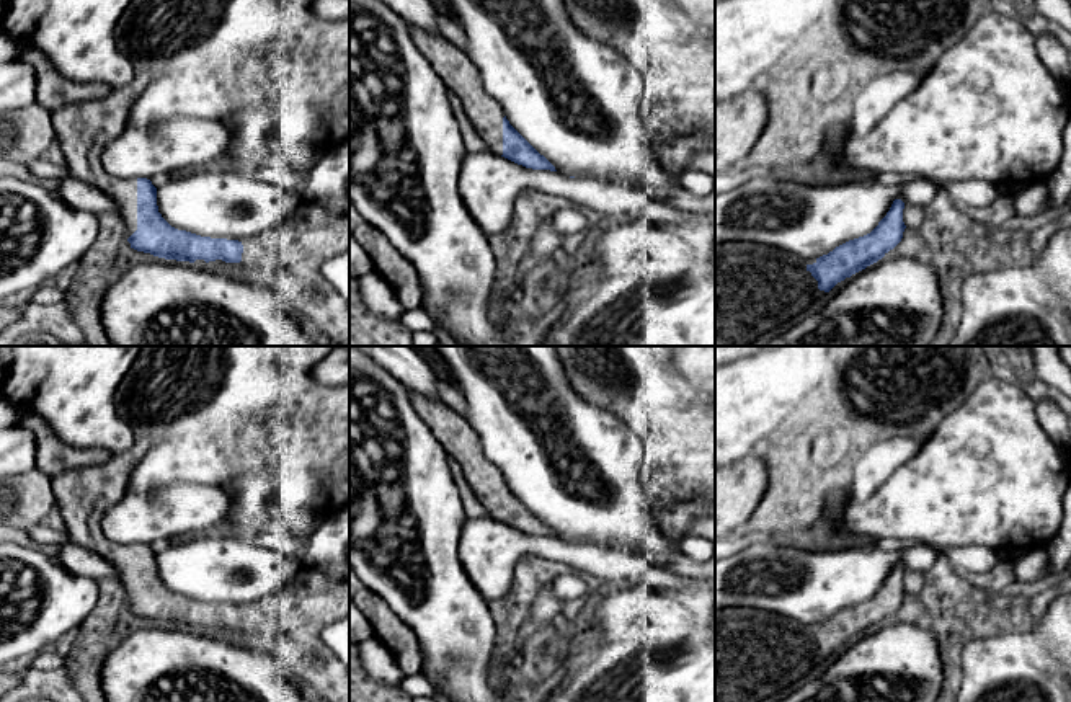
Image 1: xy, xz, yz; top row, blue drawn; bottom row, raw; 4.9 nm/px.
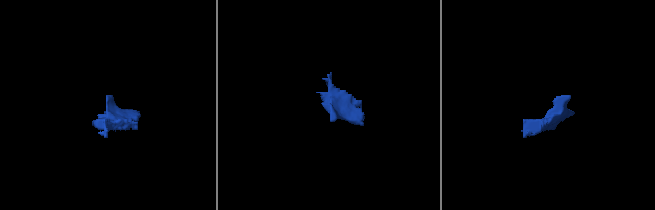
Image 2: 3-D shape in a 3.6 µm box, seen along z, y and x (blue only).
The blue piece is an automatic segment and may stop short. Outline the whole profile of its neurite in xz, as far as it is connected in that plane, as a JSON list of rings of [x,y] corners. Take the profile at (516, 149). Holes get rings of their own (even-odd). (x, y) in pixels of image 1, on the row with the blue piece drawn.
[[[410,24],[415,44],[428,57],[449,91],[487,142],[488,149],[518,165],[532,170],[557,171],[506,119],[503,108],[483,90],[478,69],[467,52],[451,44],[442,34],[433,34]]]

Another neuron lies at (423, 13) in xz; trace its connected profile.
[[[382,0],[397,15],[400,15],[407,23],[418,26],[423,31],[441,34],[438,26],[438,10],[436,0]]]

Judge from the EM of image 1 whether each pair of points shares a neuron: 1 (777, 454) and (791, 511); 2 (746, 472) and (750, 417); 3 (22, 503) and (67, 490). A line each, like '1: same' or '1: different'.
1: same
2: different
3: different

